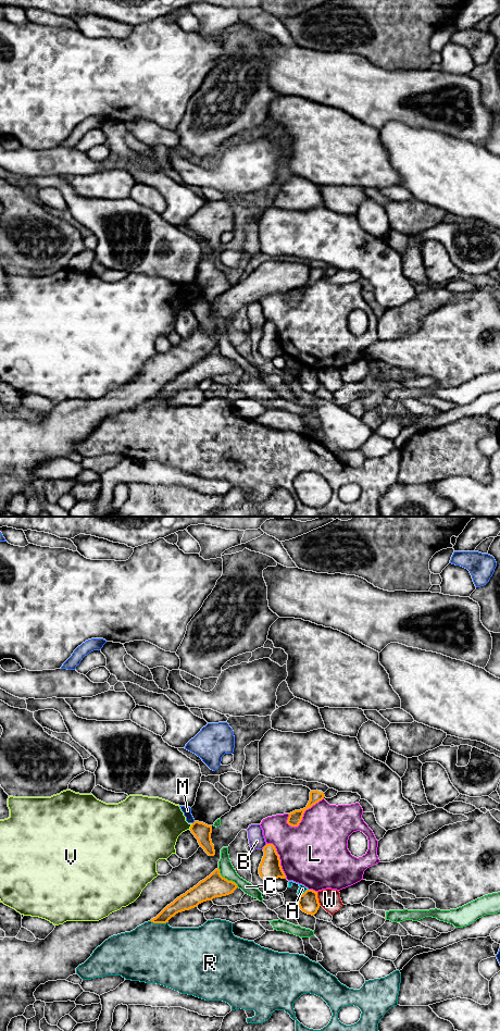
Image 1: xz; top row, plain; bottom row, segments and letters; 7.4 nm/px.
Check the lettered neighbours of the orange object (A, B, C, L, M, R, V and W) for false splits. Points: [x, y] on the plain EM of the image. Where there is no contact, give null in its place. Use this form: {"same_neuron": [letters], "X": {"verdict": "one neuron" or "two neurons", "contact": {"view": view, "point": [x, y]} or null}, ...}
{"same_neuron": [], "A": {"verdict": "two neurons", "contact": {"view": "xz", "point": [304, 370]}}, "B": {"verdict": "two neurons", "contact": {"view": "xz", "point": [264, 324]}}, "C": {"verdict": "two neurons", "contact": {"view": "xz", "point": [226, 357]}}, "L": {"verdict": "two neurons", "contact": {"view": "xz", "point": [302, 293]}}, "M": {"verdict": "two neurons", "contact": {"view": "xz", "point": [194, 300]}}, "R": {"verdict": "two neurons", "contact": {"view": "xz", "point": [159, 400]}}, "V": {"verdict": "two neurons", "contact": {"view": "xz", "point": [190, 305]}}, "W": {"verdict": "two neurons", "contact": {"view": "xz", "point": [317, 376]}}}

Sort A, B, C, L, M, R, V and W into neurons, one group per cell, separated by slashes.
A / B / C / L / M / R / V / W

